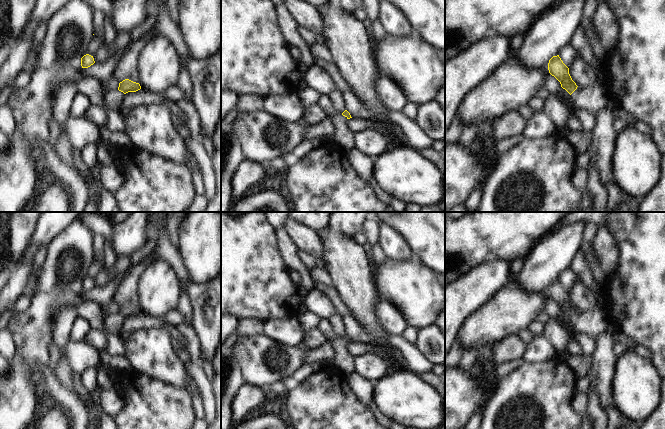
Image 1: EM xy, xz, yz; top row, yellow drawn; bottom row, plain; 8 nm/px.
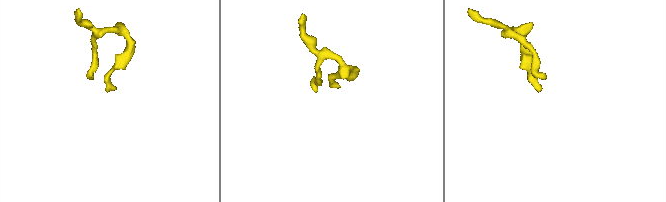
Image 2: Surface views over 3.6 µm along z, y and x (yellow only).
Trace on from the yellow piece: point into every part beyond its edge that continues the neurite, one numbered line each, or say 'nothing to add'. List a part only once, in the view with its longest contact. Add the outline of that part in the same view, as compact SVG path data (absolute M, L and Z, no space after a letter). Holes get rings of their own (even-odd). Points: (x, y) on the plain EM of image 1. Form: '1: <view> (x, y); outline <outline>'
1: yz (593, 322); outline M600 301L588 312L581 314L577 311L570 319L573 332L590 335L597 341L598 336L607 329L609 324L606 310L606 304Z

